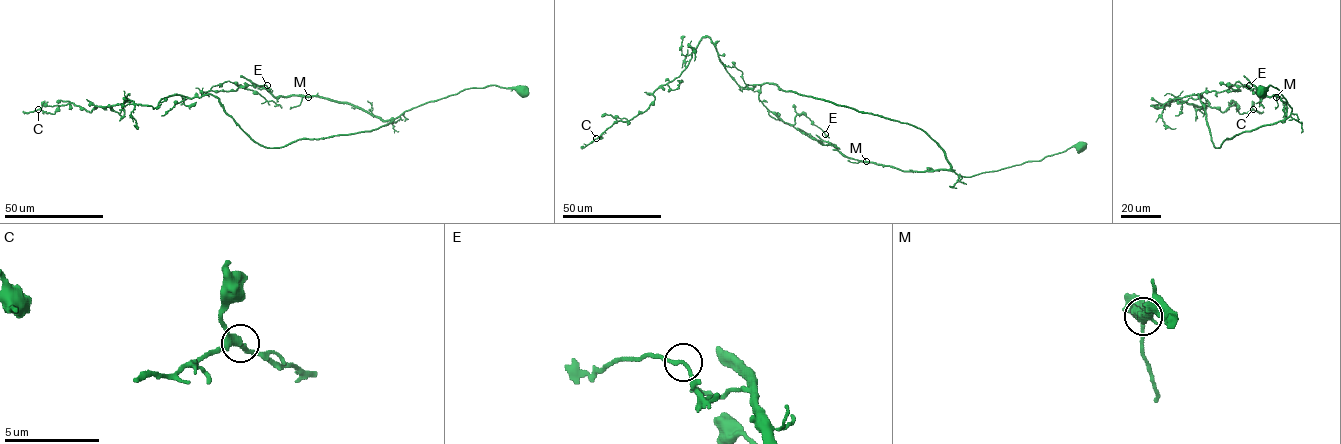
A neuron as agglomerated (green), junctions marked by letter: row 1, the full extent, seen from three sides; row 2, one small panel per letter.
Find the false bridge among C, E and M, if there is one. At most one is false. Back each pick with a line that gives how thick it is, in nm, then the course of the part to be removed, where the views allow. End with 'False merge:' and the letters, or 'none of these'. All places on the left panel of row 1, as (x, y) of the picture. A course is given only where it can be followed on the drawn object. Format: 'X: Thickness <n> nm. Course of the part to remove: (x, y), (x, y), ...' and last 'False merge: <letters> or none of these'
False merge: none of these

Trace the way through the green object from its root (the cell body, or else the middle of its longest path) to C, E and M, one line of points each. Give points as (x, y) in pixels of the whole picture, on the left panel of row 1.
C: (523, 91), (470, 87), (376, 129), (279, 147), (256, 143), (210, 94), (170, 95), (154, 107), (38, 109)
E: (523, 91), (470, 87), (376, 129), (279, 147), (256, 143), (218, 98), (201, 91), (267, 85)
M: (523, 91), (496, 85), (470, 87), (385, 120), (347, 103), (308, 96)

